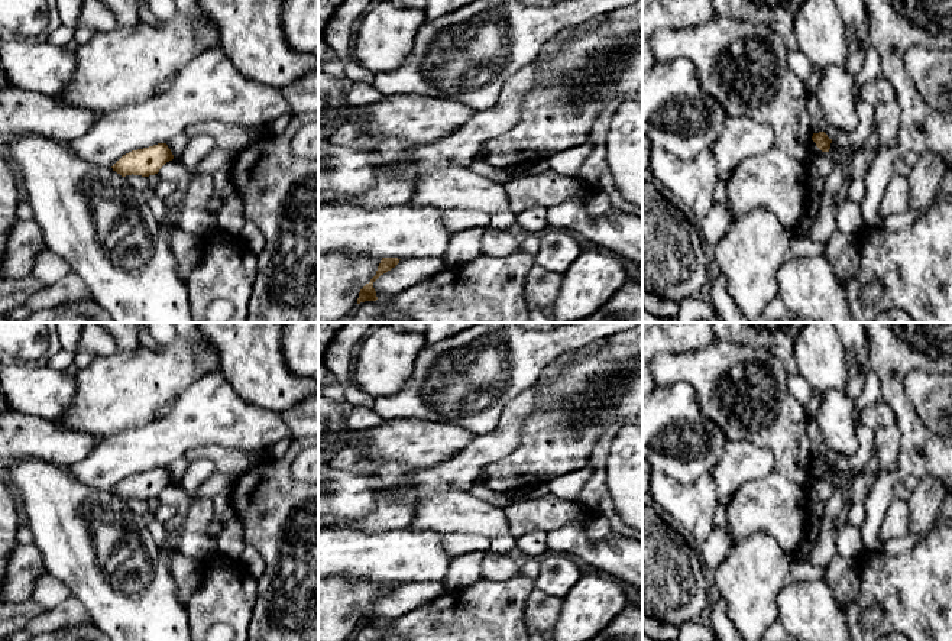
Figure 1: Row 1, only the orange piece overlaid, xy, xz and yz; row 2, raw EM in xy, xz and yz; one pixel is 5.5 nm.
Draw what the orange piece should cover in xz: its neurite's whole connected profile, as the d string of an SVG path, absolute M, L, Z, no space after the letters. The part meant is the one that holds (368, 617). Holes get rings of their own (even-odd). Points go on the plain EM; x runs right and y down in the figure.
M382 582L376 599L370 603L369 608L366 608L360 616L359 616L359 622L357 622L357 628L365 627L365 625L376 625L376 615L373 612L373 606L383 598L386 598L388 595L391 595L392 592L395 592L399 587L401 583L398 582Z

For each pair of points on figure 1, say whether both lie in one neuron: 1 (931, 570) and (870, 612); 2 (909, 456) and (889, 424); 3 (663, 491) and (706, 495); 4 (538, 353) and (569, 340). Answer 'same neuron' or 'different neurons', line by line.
1: different neurons
2: different neurons
3: same neuron
4: same neuron

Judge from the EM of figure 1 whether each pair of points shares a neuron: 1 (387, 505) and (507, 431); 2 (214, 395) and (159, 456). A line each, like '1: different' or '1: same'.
1: same
2: same

